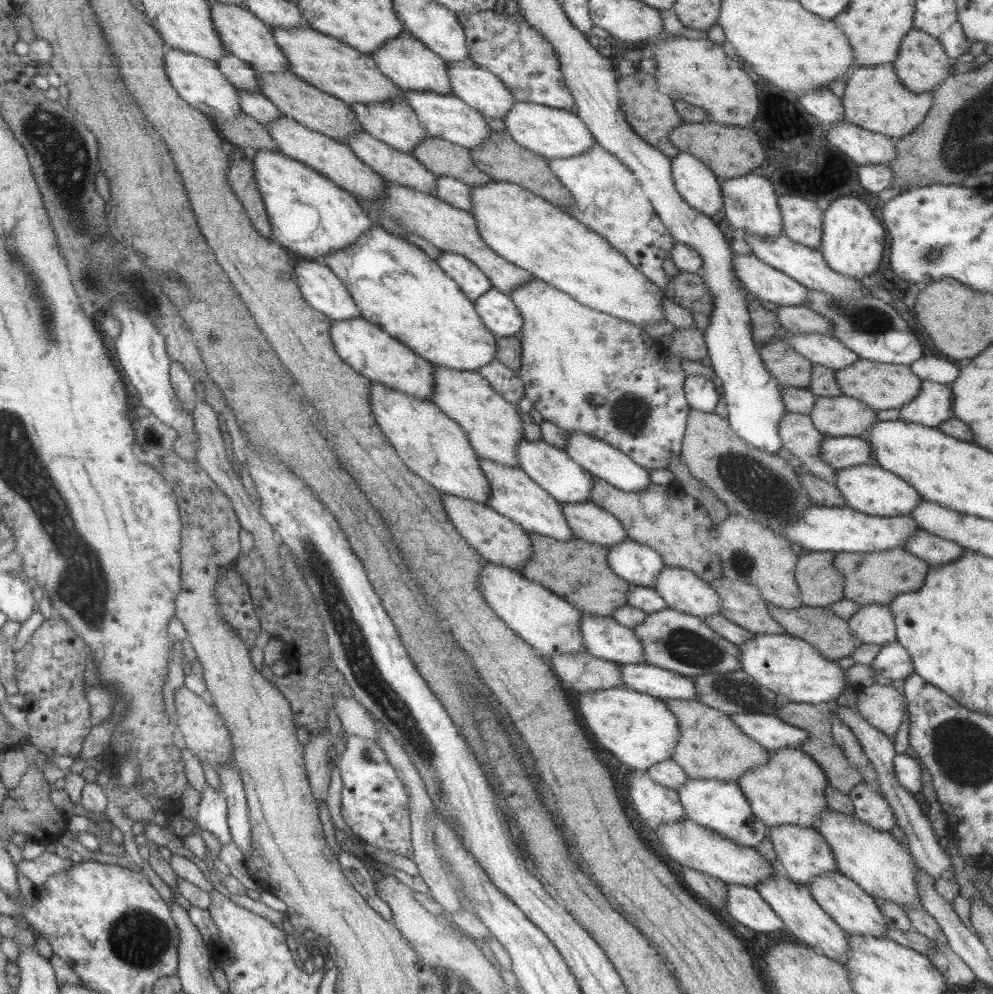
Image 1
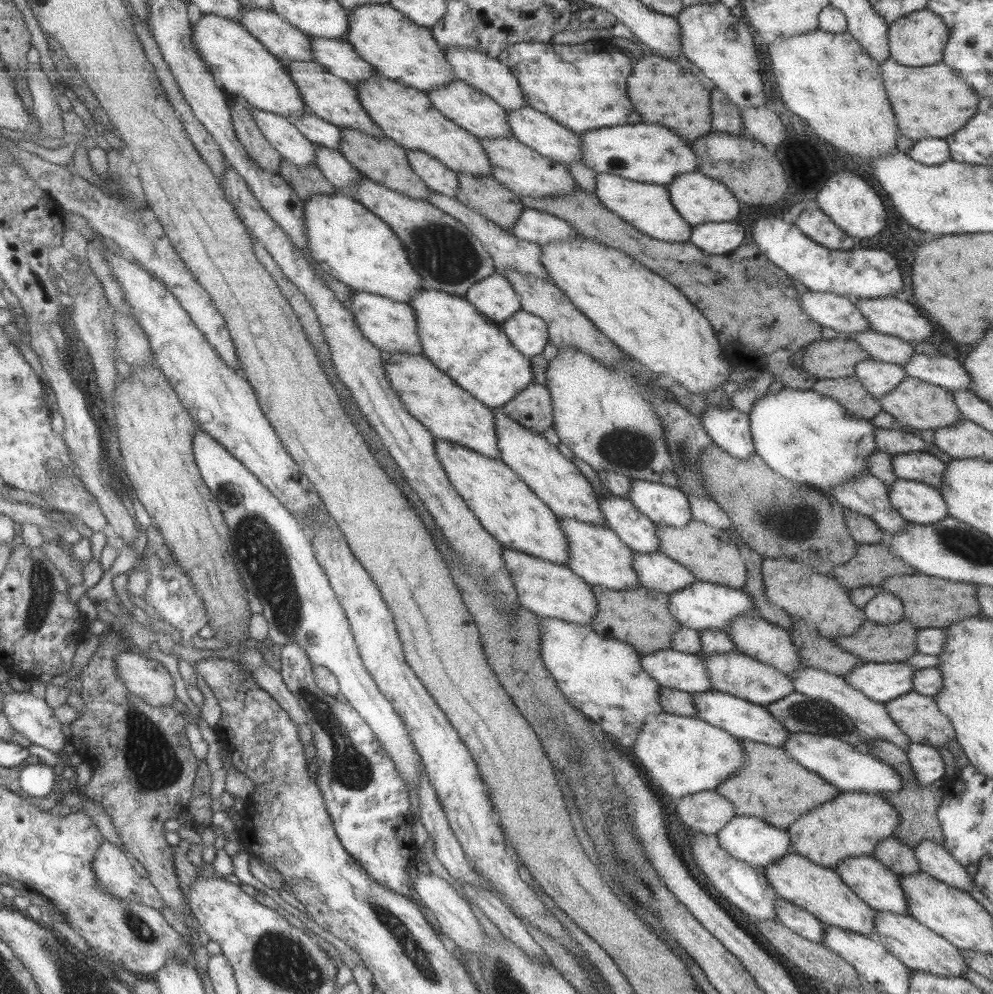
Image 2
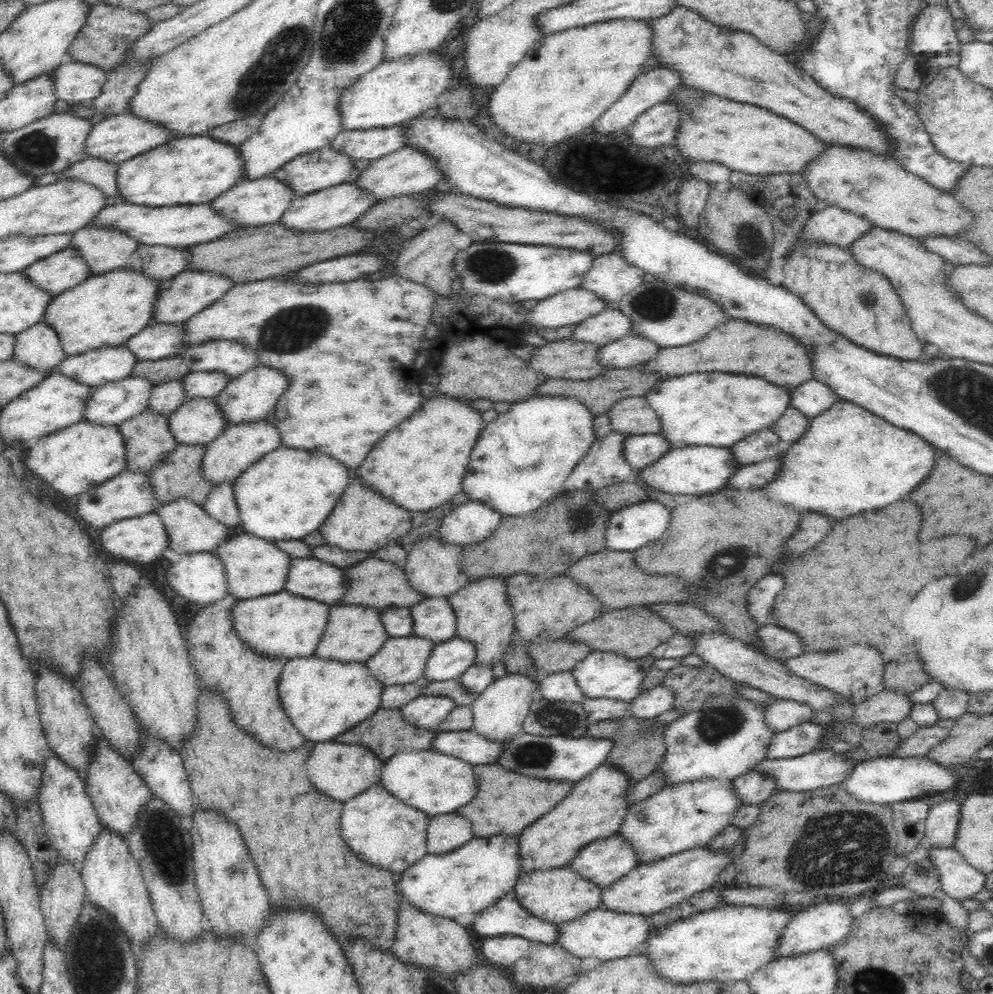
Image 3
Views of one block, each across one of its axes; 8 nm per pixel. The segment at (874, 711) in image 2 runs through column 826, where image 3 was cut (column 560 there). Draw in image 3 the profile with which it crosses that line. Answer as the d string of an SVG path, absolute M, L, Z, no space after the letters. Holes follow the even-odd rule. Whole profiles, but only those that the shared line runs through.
M572 671L546 675L541 678L538 685L542 698L548 701L570 702L582 705L583 700L586 698L576 684Z

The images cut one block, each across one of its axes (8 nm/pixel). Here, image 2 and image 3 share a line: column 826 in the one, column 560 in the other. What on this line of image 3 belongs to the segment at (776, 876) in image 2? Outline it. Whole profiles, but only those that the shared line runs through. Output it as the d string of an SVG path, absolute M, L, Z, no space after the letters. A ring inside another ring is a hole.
M568 865L526 873L516 881L513 891L528 914L556 926L574 920L588 911L601 908L602 888L580 878Z

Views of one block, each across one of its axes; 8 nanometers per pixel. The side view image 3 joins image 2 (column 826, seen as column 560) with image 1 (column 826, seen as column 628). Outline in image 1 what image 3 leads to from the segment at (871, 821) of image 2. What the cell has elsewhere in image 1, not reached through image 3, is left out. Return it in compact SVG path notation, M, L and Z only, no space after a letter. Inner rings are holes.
M783 747L769 751L768 759L763 764L747 769L735 781L753 816L767 828L780 824L811 827L813 819L827 809L824 788L828 781L825 773L801 748Z

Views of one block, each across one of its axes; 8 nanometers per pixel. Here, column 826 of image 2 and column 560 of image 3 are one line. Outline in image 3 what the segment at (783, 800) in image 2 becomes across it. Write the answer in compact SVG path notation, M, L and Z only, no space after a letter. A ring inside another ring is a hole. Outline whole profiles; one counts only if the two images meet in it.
M496 763L472 765L472 771L477 792L468 804L454 813L468 819L472 825L472 836L476 838L498 834L510 836L522 832L529 824L554 808L574 788L574 783L520 776L516 772L504 770Z

